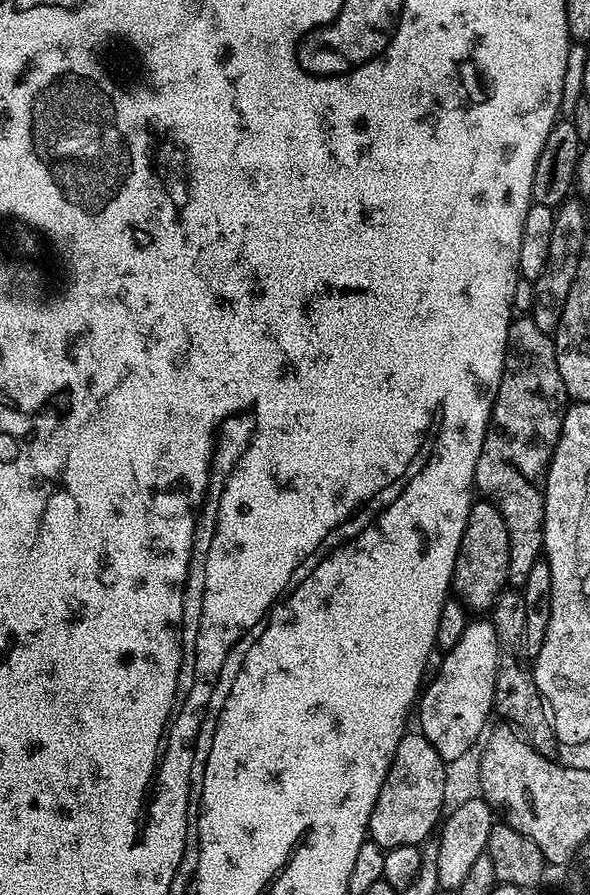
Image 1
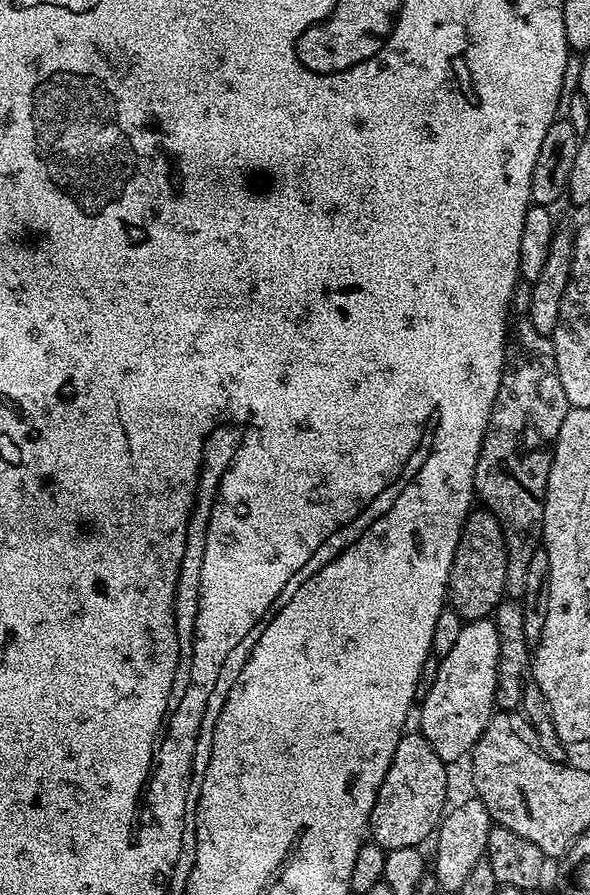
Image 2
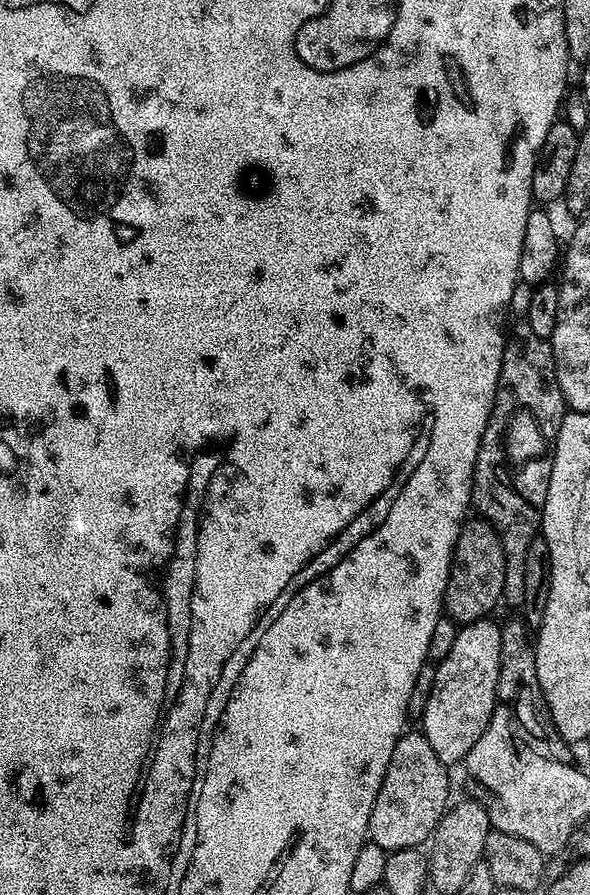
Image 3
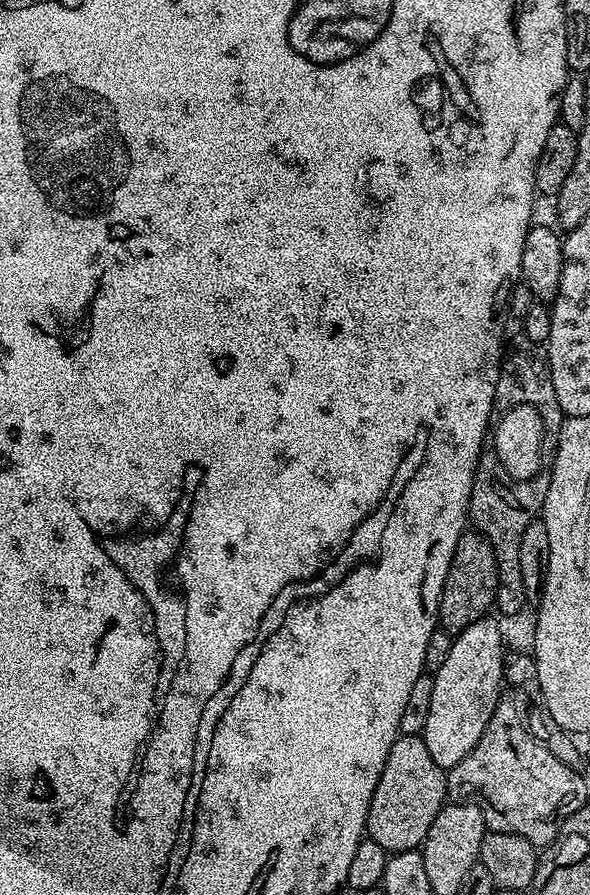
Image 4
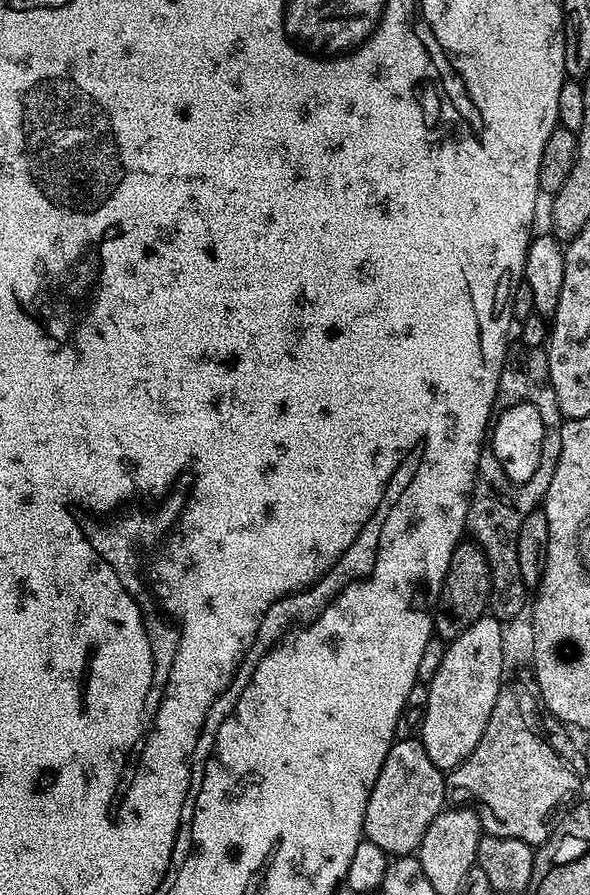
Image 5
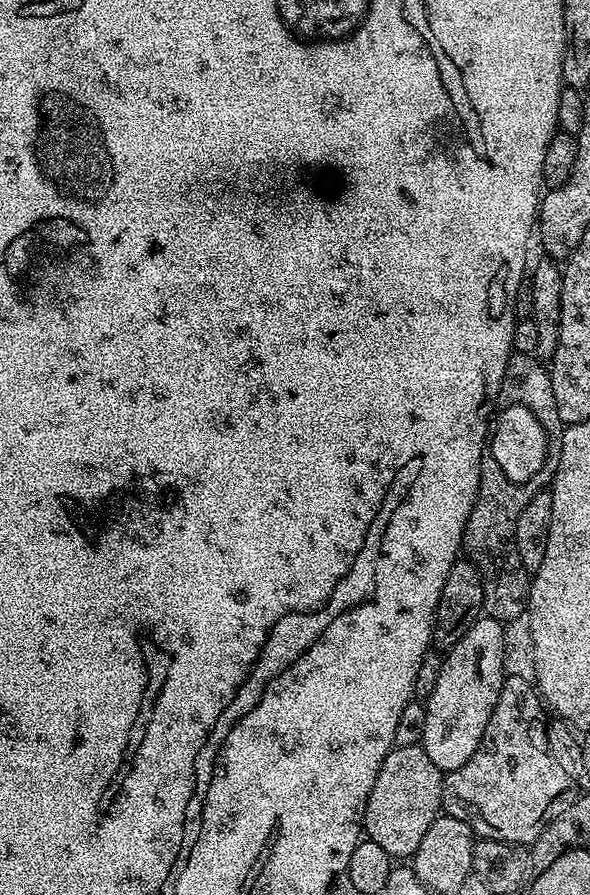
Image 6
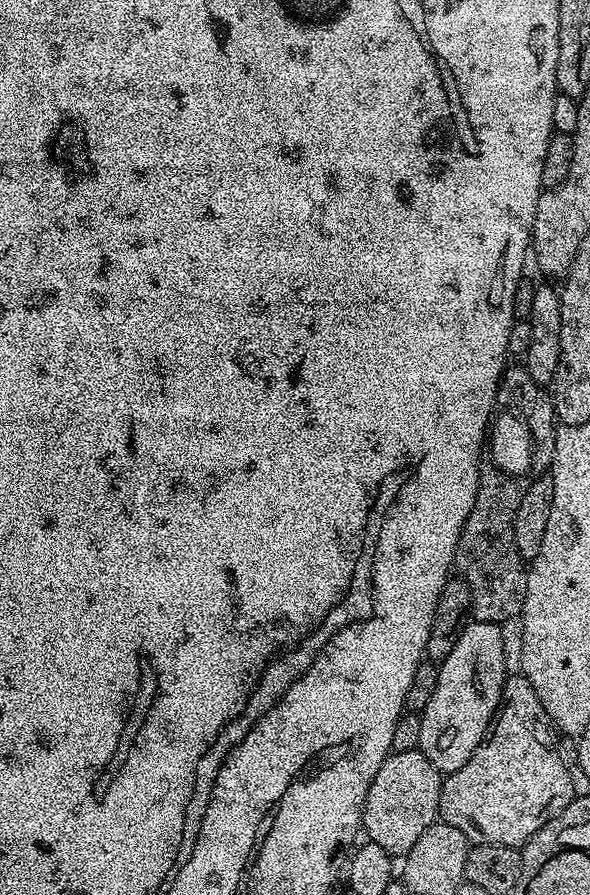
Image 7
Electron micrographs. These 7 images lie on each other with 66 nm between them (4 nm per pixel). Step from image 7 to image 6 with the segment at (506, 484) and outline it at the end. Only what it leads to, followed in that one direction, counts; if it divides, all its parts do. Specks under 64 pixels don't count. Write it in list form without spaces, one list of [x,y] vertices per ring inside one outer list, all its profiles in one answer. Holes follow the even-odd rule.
[[[486,454],[480,463],[478,494],[464,527],[462,548],[480,575],[484,595],[483,615],[492,620],[509,622],[519,616],[521,619],[528,611],[530,573],[526,566],[522,566],[522,558],[518,558],[516,519],[533,494],[545,487],[546,480],[543,478],[539,474],[529,483],[512,484],[510,478],[500,472],[498,462],[491,455]]]

